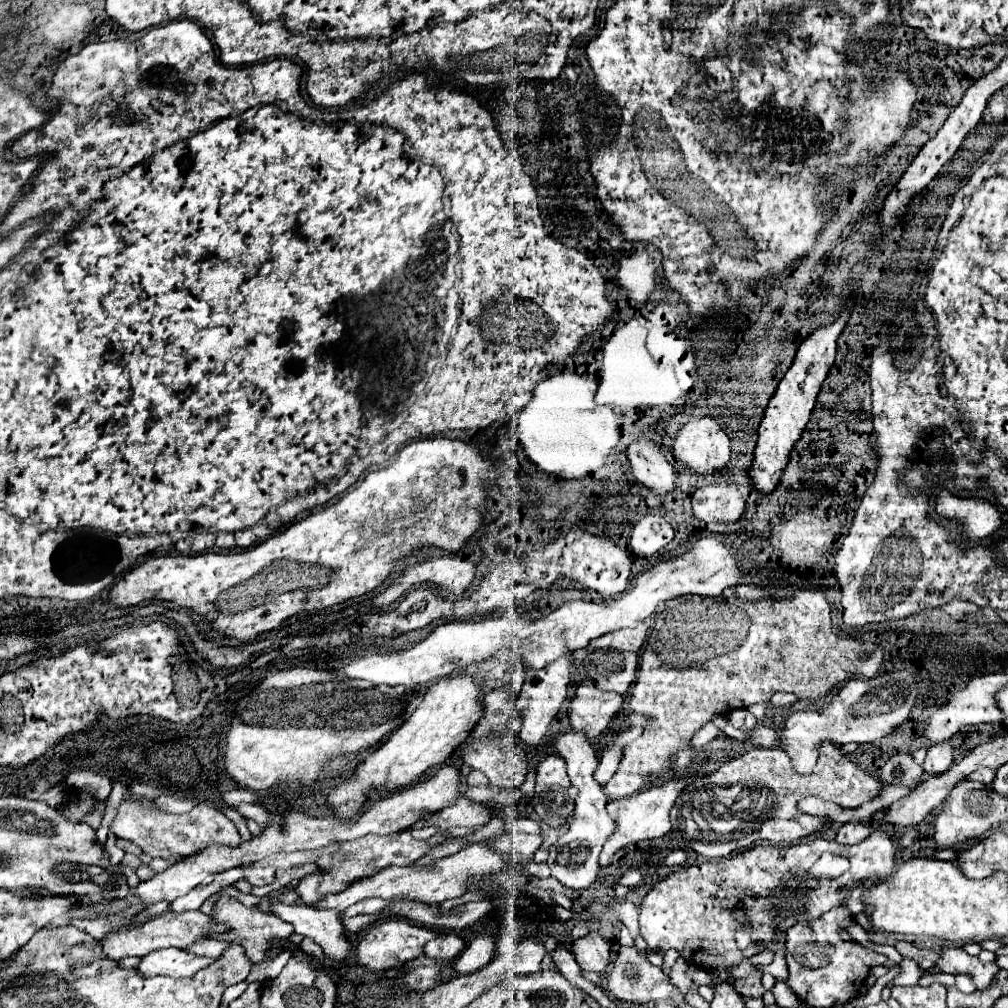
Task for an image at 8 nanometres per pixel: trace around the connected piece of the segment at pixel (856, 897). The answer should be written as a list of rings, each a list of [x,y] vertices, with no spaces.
[[[852,889],[850,897],[846,899],[846,907],[850,909],[852,915],[858,915],[858,913],[866,911],[866,905],[864,905],[864,901],[862,901],[862,889]]]

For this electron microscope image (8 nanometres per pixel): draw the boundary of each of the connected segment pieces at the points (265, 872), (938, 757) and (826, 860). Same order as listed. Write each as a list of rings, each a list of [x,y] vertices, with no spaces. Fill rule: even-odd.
[[[244,865],[240,869],[246,873],[246,879],[252,885],[268,885],[268,883],[274,881],[274,869],[272,867],[250,867],[250,865]]]
[[[942,741],[942,743],[936,743],[928,749],[922,769],[924,769],[924,773],[940,775],[940,773],[948,771],[948,767],[952,765],[952,759],[954,759],[954,749],[952,749],[950,741]]]
[[[826,853],[816,861],[816,865],[804,877],[810,877],[814,881],[824,881],[824,879],[834,879],[834,877],[842,875],[846,869],[848,869],[848,859],[846,857]]]

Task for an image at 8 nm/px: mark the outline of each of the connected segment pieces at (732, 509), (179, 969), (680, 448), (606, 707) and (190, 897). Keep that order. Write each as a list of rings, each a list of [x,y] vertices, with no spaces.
[[[720,477],[712,485],[700,487],[692,495],[692,511],[700,525],[710,523],[736,523],[744,513],[744,499],[740,497],[738,485]]]
[[[170,947],[170,949],[152,951],[146,957],[142,957],[138,971],[144,977],[168,975],[174,979],[182,979],[182,977],[190,977],[190,975],[198,973],[202,967],[208,967],[212,961],[214,961],[212,957],[198,957],[198,955],[192,955],[188,951]]]
[[[692,419],[678,431],[674,457],[698,475],[720,475],[730,459],[730,439],[716,421]]]
[[[586,679],[576,691],[570,723],[576,731],[584,731],[588,739],[596,739],[610,727],[622,709],[622,701],[622,695],[600,691],[592,679]]]
[[[216,883],[212,885],[198,885],[194,887],[190,893],[178,897],[176,901],[172,901],[172,909],[176,913],[184,913],[184,911],[194,911],[194,909],[200,909],[200,905],[216,891]]]

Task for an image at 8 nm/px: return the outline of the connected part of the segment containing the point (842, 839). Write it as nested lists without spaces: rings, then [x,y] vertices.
[[[846,823],[840,827],[836,841],[842,845],[854,845],[860,843],[862,839],[866,839],[870,835],[870,825],[862,825],[862,823]]]

